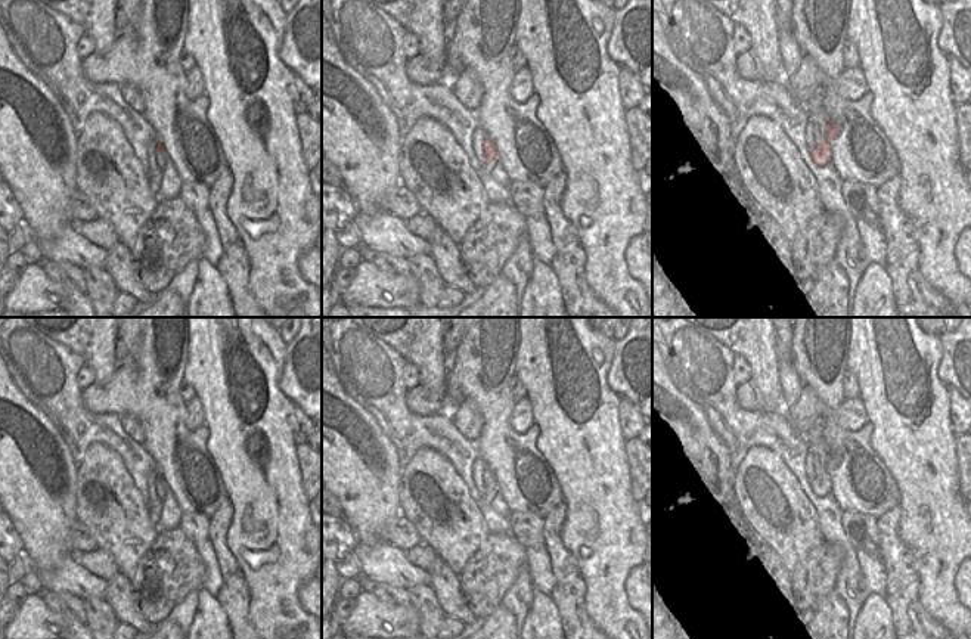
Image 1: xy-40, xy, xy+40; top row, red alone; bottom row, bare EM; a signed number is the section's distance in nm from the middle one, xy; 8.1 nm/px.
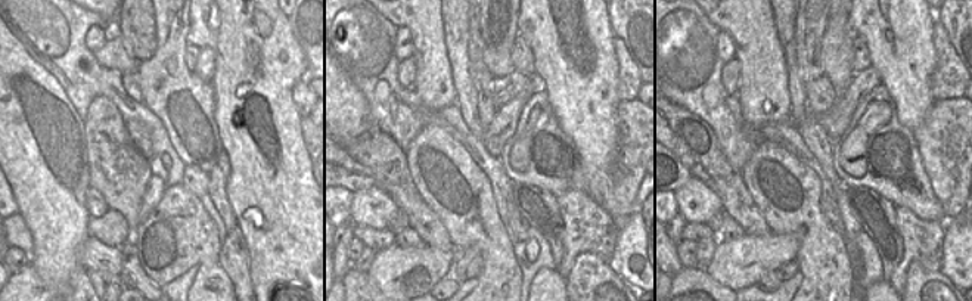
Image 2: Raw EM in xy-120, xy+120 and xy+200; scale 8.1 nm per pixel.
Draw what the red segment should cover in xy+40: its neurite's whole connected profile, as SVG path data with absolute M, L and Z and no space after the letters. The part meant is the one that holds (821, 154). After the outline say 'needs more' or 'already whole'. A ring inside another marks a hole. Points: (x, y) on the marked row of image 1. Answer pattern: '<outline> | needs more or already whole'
M828 121L828 131L825 134L825 142L818 143L815 149L810 152L812 159L818 165L828 165L831 162L831 146L829 143L835 139L840 133L840 127L835 122Z | already whole

